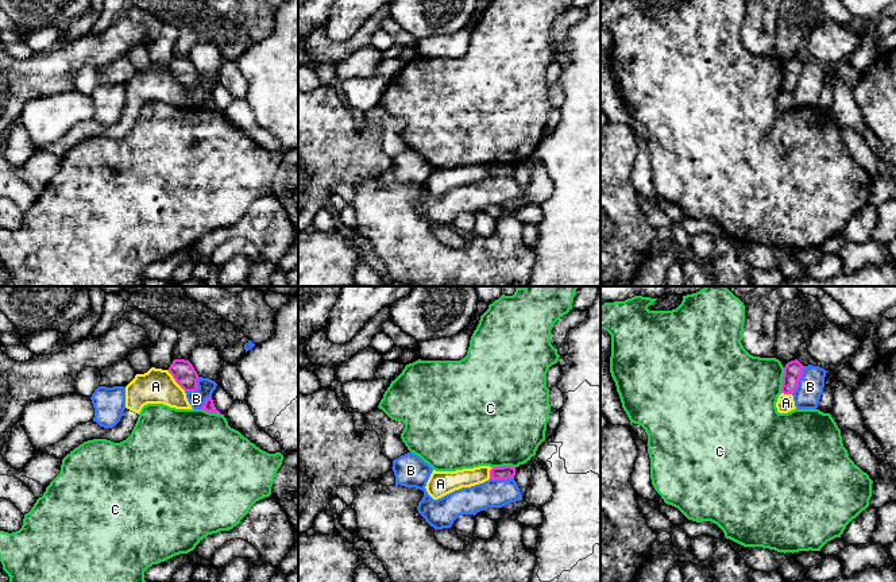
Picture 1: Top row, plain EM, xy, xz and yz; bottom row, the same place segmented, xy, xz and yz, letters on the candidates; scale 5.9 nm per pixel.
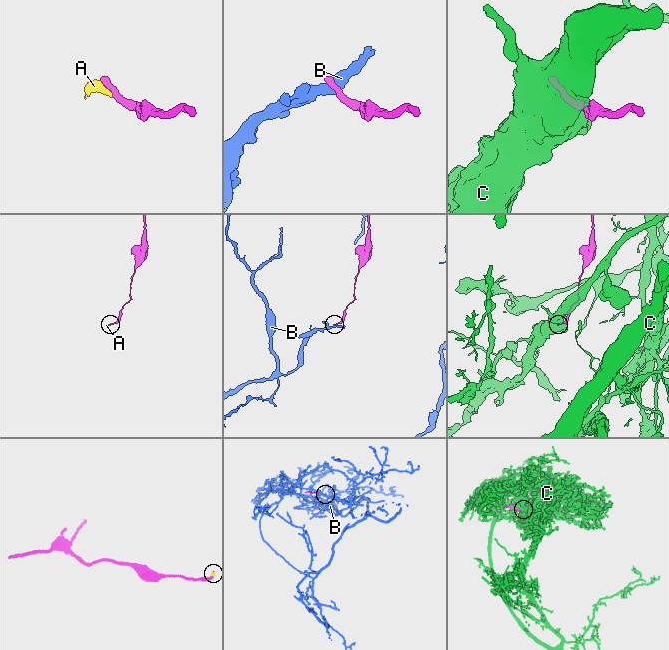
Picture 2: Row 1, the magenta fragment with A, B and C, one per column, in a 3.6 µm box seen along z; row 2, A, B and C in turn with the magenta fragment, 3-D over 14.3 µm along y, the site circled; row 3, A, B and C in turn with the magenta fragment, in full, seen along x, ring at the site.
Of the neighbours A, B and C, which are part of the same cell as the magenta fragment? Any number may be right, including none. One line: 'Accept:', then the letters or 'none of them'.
Accept: none of them

